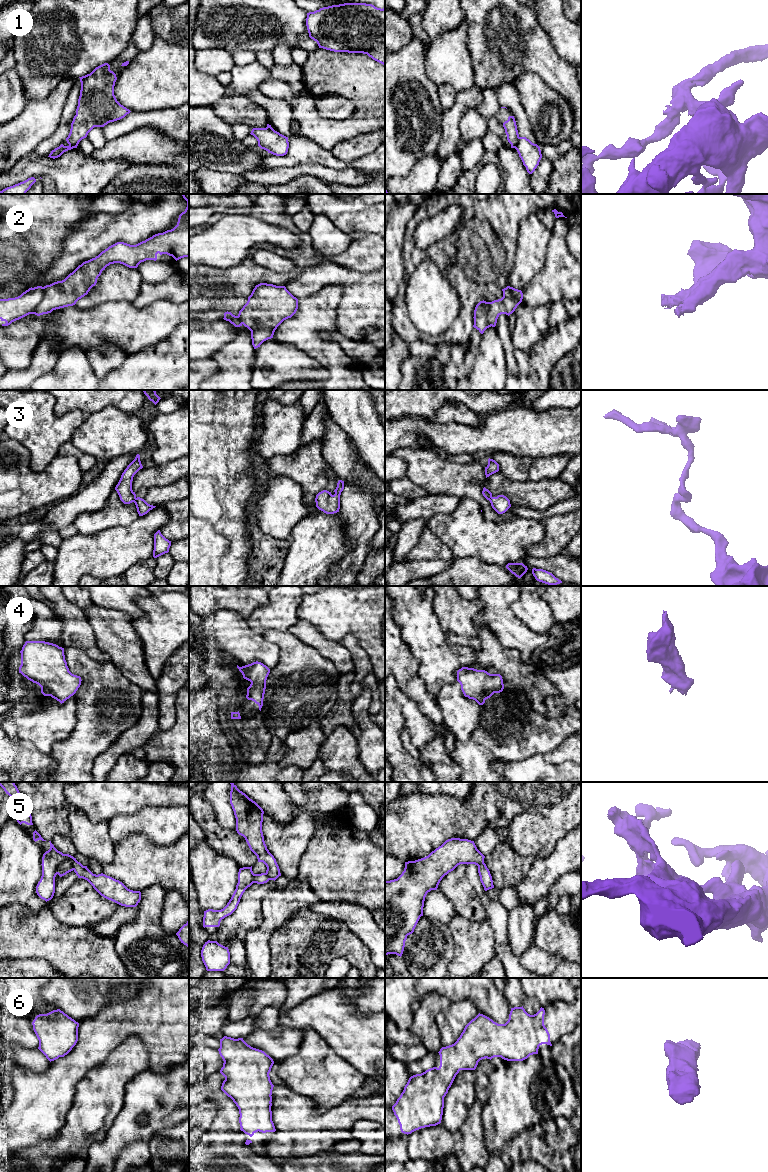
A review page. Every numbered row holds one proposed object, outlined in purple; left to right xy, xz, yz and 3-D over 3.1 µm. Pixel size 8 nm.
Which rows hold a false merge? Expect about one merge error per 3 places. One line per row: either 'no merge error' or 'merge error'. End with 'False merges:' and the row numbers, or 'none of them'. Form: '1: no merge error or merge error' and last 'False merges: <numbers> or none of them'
1: merge error
2: merge error
3: no merge error
4: no merge error
5: merge error
6: no merge error
False merges: 1, 2, 5

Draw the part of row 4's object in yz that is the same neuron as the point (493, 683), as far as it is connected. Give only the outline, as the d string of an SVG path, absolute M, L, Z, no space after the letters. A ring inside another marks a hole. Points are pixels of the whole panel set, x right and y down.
M462 667L457 671L457 681L465 697L475 700L483 705L485 700L494 693L504 689L503 679L500 674L490 674L485 670Z

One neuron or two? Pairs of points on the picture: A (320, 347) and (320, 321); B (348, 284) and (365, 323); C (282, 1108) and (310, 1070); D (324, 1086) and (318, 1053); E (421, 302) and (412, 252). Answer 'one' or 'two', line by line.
A: one
B: one
C: two
D: one
E: one

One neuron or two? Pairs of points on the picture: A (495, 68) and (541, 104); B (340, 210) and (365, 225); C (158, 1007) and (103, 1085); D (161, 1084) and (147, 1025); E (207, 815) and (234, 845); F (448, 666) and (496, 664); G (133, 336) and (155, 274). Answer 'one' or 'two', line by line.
A: two
B: one
C: two
D: two
E: one
F: two
G: one

